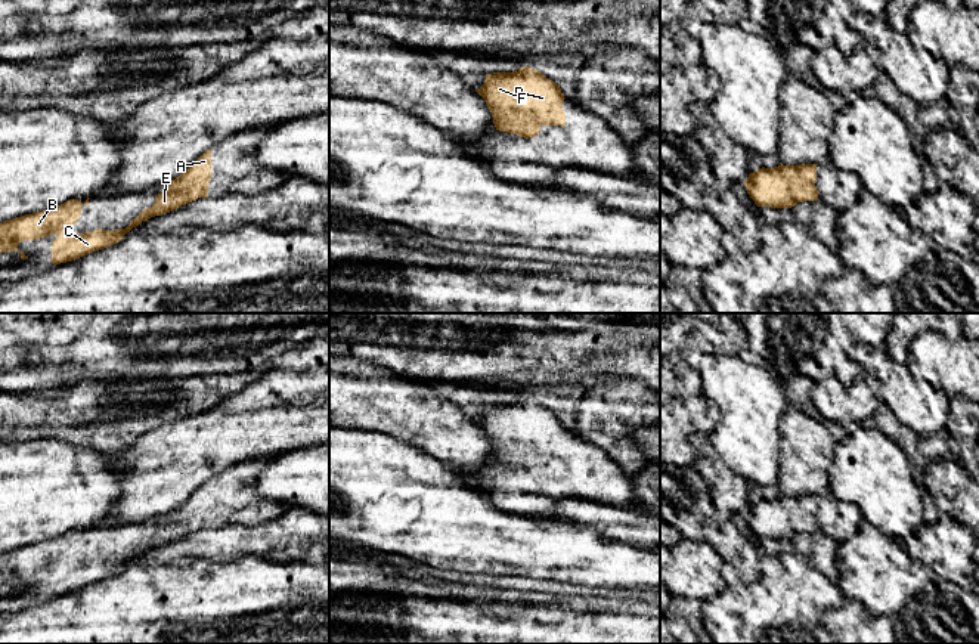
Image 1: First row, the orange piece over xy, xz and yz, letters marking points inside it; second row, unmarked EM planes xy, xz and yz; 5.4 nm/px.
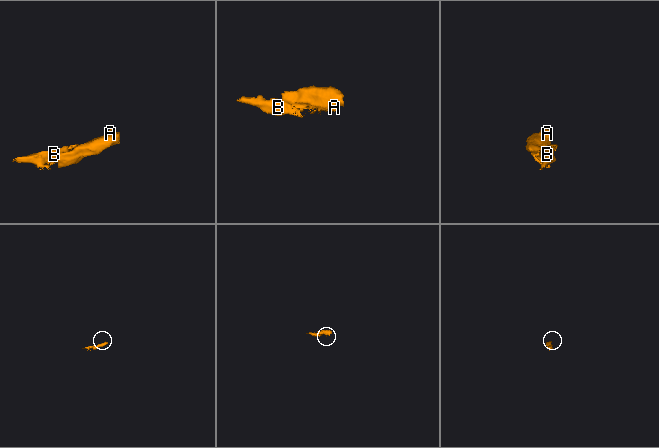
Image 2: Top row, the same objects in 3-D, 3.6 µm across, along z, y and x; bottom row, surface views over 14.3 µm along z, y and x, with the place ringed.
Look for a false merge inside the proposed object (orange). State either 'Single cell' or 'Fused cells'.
Single cell

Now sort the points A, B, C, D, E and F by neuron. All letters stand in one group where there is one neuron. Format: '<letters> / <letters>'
A B C D E F

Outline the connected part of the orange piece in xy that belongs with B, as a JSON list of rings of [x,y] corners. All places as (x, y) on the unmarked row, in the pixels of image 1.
[[[211,480],[205,482],[186,502],[165,514],[165,521],[158,524],[155,535],[145,539],[126,560],[84,563],[74,566],[75,552],[81,547],[81,538],[89,538],[89,530],[69,530],[55,539],[25,545],[0,554],[0,583],[18,582],[25,591],[18,575],[35,572],[49,566],[58,569],[52,573],[52,594],[72,592],[93,582],[108,579],[123,570],[133,558],[151,548],[177,541],[198,529],[208,529],[211,510]]]

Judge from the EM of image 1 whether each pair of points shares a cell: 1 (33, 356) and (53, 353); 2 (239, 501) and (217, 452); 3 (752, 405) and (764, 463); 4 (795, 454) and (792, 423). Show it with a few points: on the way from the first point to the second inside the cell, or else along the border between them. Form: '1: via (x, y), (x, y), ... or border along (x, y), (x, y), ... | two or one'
1: border along (39, 350), (40, 361), (28, 367) | two
2: border along (260, 460), (239, 461), (208, 479) | two
3: via (752, 420), (752, 448) | one
4: via (795, 446), (795, 430) | one

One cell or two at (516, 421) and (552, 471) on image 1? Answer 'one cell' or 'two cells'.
one cell

